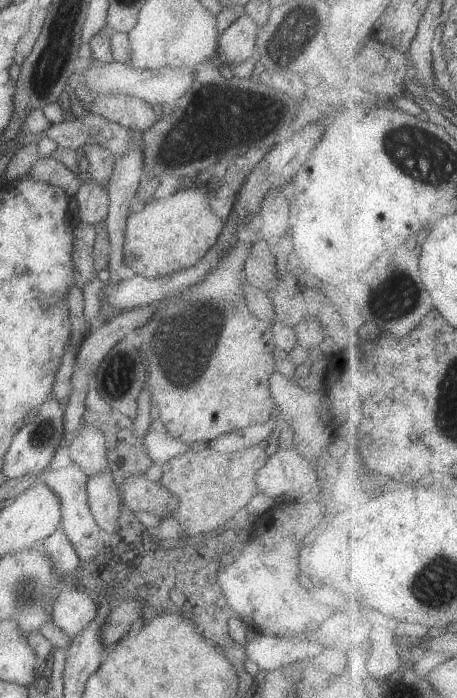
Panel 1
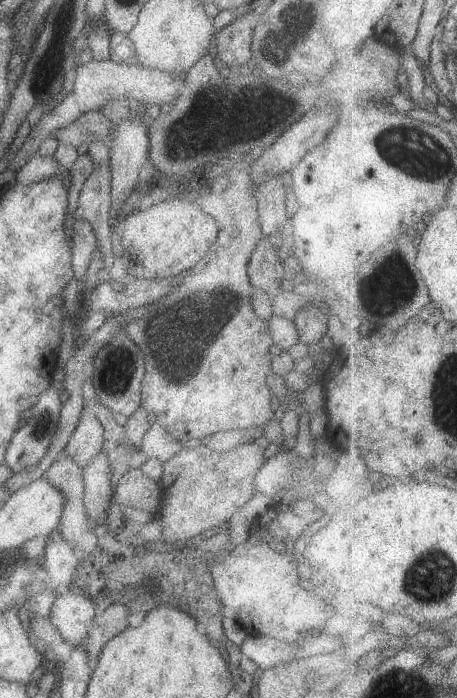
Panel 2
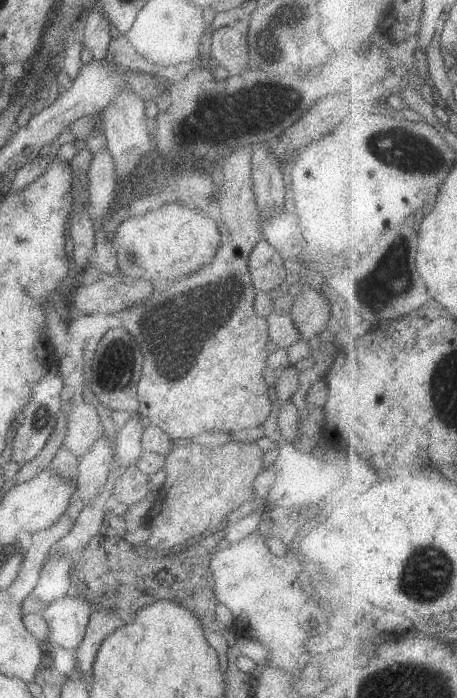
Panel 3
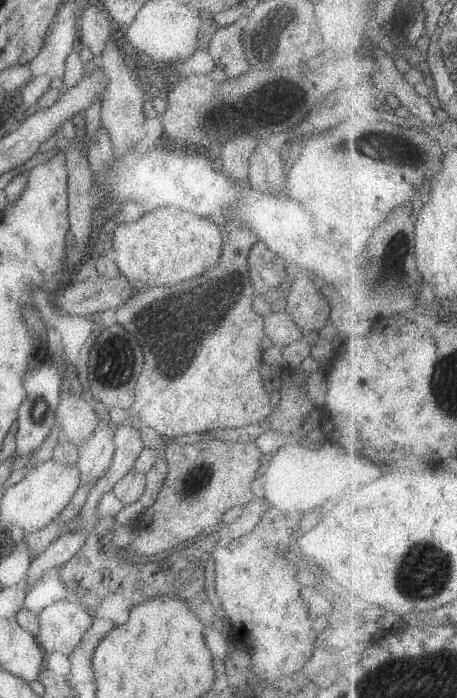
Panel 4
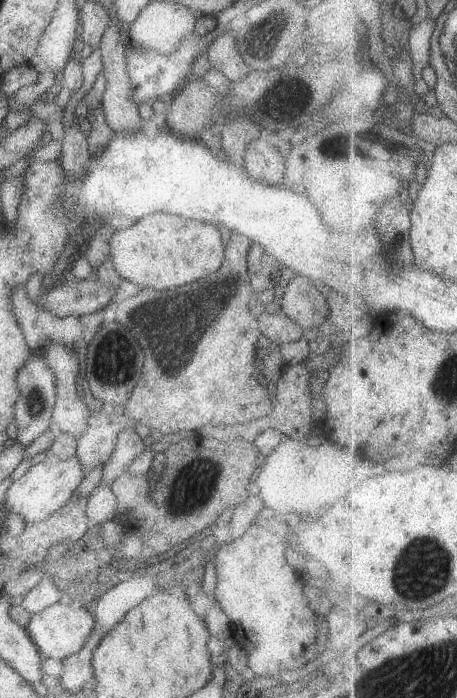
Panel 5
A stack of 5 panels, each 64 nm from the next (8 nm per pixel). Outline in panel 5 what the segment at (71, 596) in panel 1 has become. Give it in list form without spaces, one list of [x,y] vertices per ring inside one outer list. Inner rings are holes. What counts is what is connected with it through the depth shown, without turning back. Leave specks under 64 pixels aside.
[[[53,604],[53,606],[44,608],[37,614],[31,614],[25,629],[43,659],[55,658],[55,660],[62,661],[70,654],[76,653],[83,646],[83,642],[85,642],[85,638],[89,636],[89,632],[94,628],[94,624],[92,614],[89,616],[81,608],[79,610],[69,610],[67,606]]]

